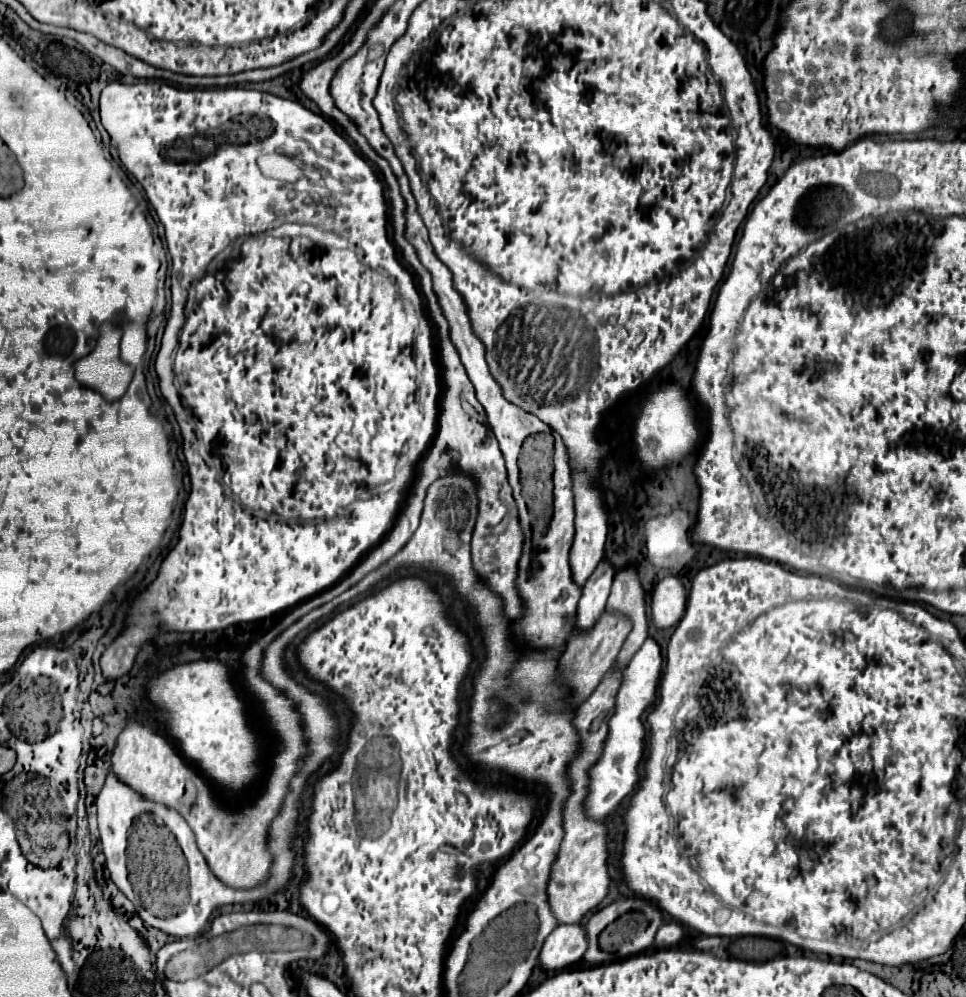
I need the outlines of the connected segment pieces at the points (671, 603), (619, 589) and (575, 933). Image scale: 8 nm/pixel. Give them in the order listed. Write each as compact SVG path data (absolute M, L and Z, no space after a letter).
M676 575L664 577L652 593L650 613L654 627L668 629L676 625L682 619L684 609L686 609L686 589L682 587L680 579Z
M622 571L620 575L614 577L606 611L620 613L632 623L632 629L614 663L614 669L622 669L628 665L628 661L634 657L634 653L642 647L642 643L648 637L644 591L640 587L636 571Z
M560 925L546 937L538 955L538 965L544 971L562 971L582 959L586 945L582 925Z

